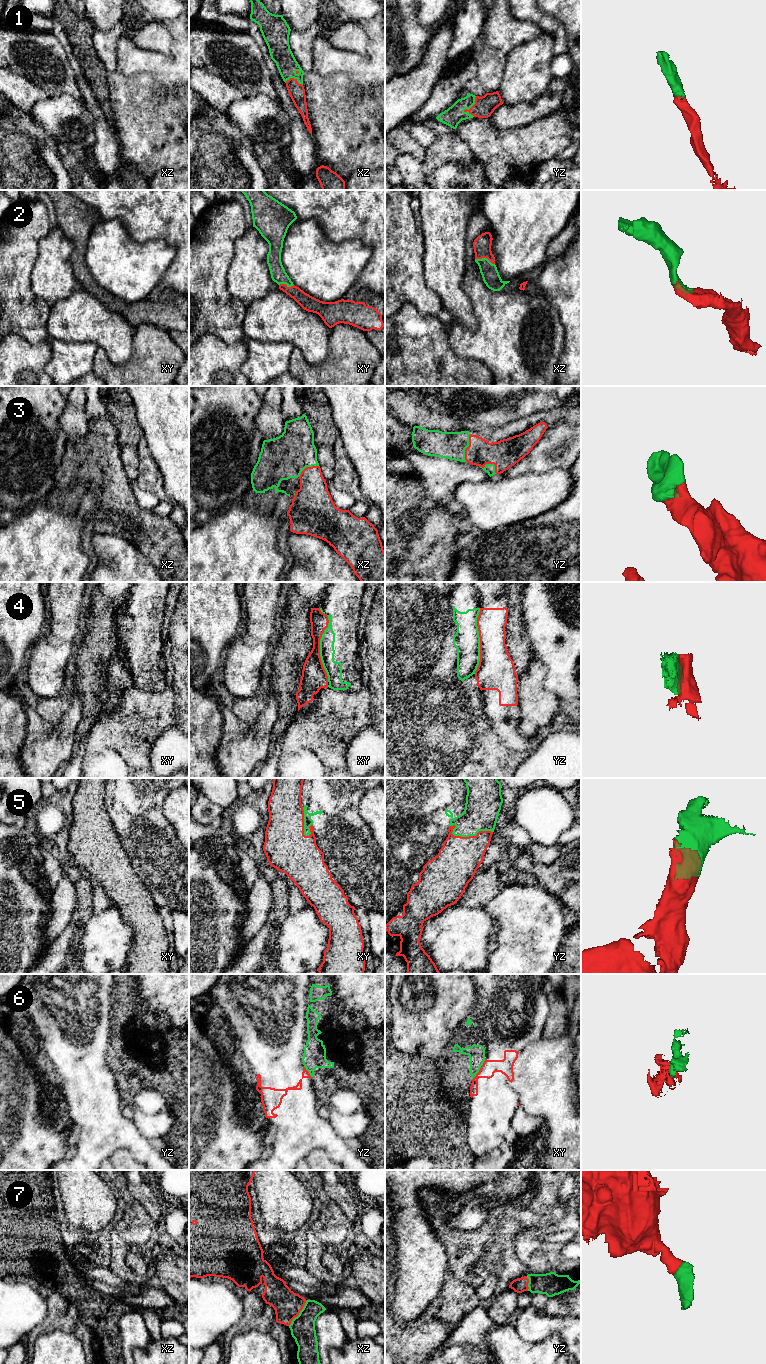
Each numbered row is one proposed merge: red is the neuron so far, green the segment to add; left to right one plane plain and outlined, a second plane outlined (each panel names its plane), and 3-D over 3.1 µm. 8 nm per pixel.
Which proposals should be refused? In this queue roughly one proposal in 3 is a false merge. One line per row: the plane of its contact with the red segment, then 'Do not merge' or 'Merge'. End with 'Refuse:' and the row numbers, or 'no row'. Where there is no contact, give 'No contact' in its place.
1: Touches red in yz. Merge
2: Touches red in xz. Merge
3: Touches red in yz. Merge
4: Touches red in xy. Do not merge
5: Touches red in yz. Merge
6: Touches red in xy. Do not merge
7: Touches red in xz. Merge
Refuse: 4, 6

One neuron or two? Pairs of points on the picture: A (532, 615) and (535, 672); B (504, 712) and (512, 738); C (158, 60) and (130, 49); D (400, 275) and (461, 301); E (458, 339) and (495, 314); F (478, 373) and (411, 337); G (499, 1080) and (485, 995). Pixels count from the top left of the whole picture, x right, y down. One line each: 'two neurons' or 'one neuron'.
A: two neurons
B: one neuron
C: one neuron
D: two neurons
E: one neuron
F: one neuron
G: one neuron

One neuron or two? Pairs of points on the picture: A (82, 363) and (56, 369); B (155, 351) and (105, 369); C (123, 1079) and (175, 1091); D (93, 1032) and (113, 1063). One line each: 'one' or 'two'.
A: one
B: one
C: one
D: two

